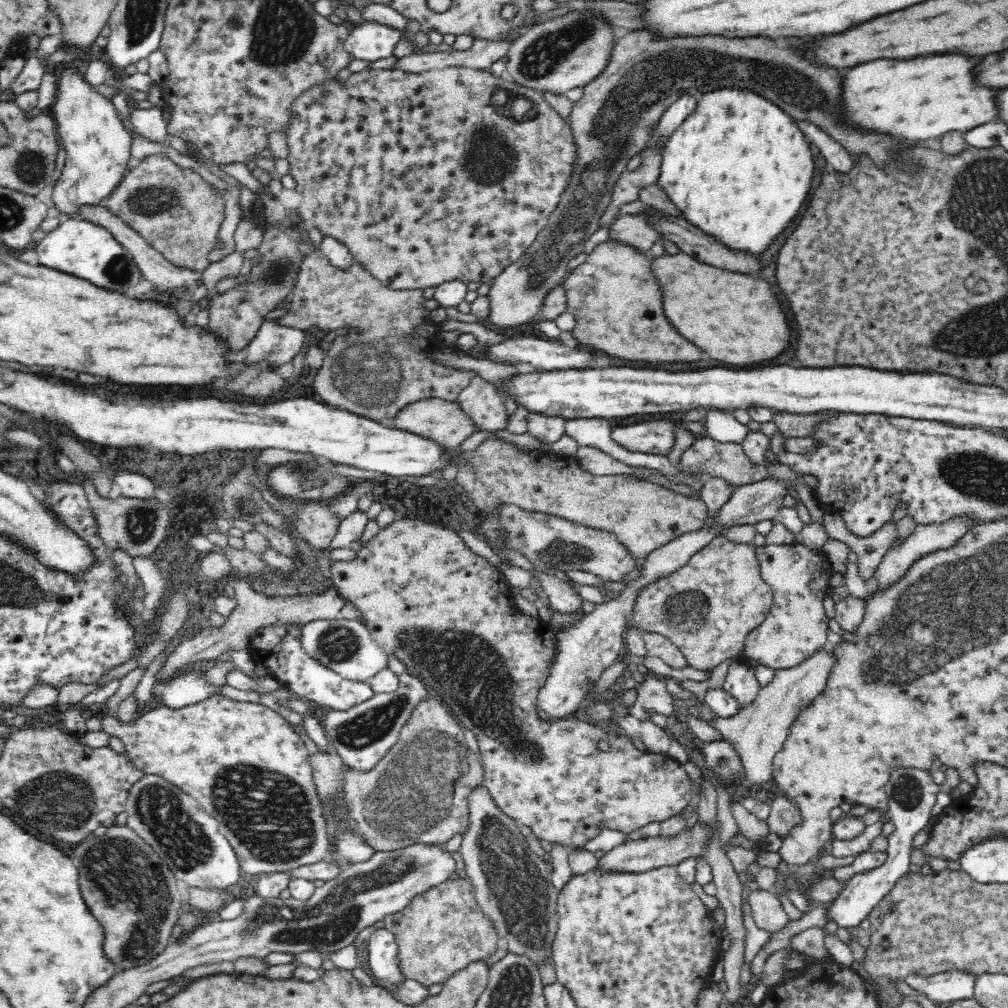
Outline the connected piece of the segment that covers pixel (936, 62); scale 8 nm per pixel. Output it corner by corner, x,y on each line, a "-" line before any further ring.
934,54
934,56
922,56
922,58
912,58
912,60
874,60
862,66
856,66
854,70
850,70
846,74
844,80
844,104
846,104
846,118
852,124
858,124
860,128
866,130
874,130
874,132
882,132
882,134
890,134
895,140
903,140
908,142
927,142
928,140
936,140
946,135
950,130
956,132
968,132
970,128
976,128
984,122
992,122
994,120
994,102
990,102
990,98
994,98
994,90
986,88
986,86
978,86
978,82
974,82
974,74
970,74
970,70
974,68
974,58
966,58
964,54

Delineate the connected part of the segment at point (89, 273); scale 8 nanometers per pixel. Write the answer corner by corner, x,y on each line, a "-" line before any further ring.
66,219
51,232
40,234
36,242
38,242
38,246
34,250
40,254
42,266
74,274
74,276
108,291
126,294
126,290
130,286
134,286
142,277
138,265
114,239
109,230
86,219

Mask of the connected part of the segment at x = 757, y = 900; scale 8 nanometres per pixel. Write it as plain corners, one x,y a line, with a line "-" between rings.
754,890
748,894
747,902
758,928
773,933
788,924
789,917
782,907
782,902
772,890

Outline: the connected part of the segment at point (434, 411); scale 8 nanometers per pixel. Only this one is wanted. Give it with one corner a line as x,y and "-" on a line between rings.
424,398
424,400
418,400
418,402
406,404
394,418
390,418
385,423
395,429
402,429
434,441
434,444
442,445
442,449
452,450
460,446
466,438
470,438
474,432
479,431
472,418
464,413
458,403
441,398

